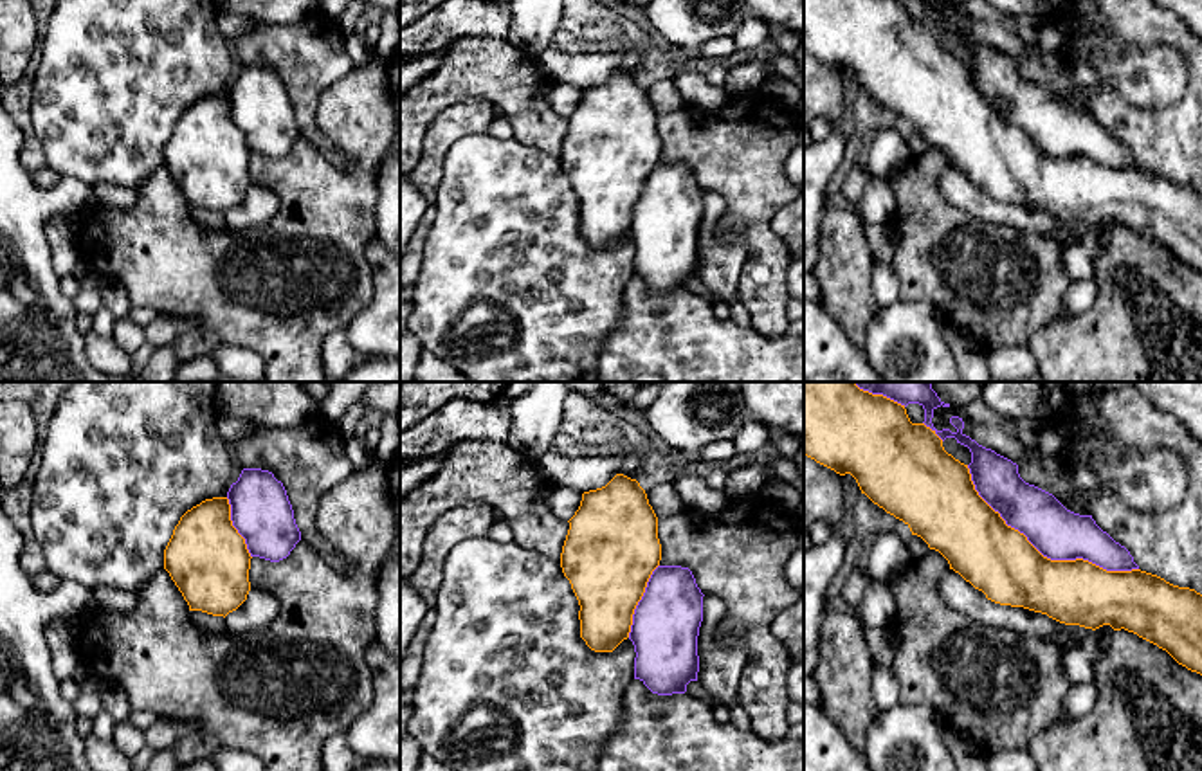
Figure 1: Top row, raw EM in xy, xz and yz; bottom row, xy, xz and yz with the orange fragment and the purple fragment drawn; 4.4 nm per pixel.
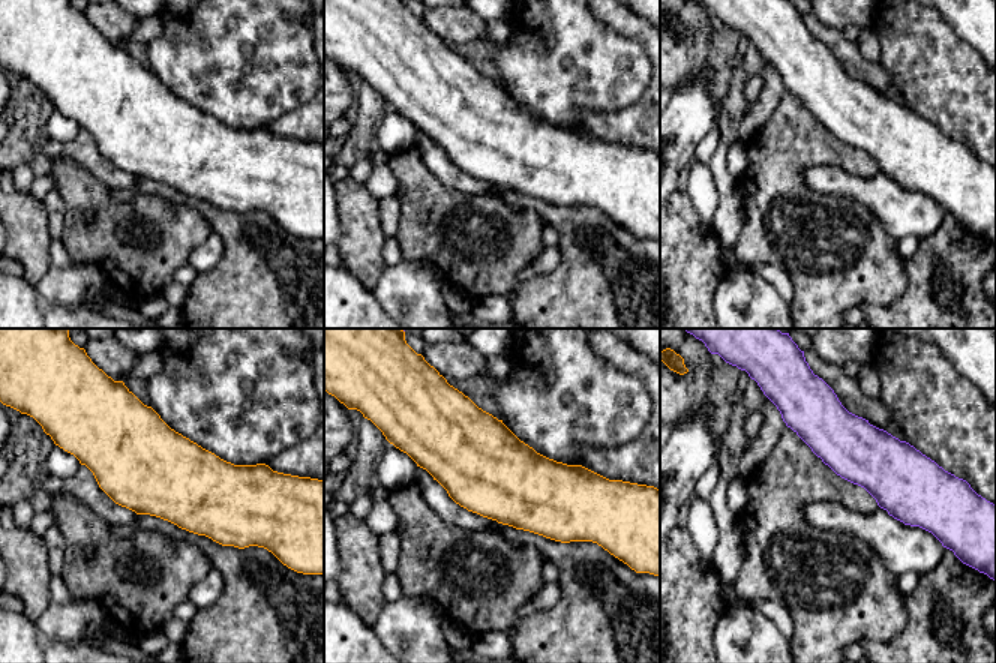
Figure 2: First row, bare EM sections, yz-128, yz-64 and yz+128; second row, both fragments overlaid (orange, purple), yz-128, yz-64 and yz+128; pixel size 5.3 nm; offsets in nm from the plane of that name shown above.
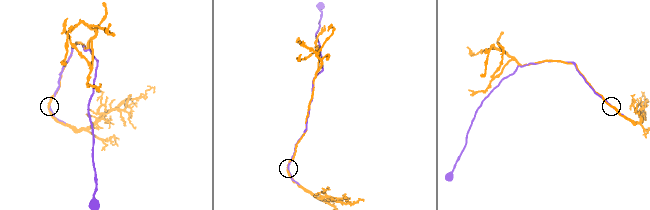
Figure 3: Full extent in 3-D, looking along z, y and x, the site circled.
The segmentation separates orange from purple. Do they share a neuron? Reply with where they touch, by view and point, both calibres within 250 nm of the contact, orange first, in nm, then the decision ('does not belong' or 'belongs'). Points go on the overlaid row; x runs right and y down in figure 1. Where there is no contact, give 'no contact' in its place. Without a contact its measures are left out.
meets orange in yz at (1042, 555); 320 nm thick on the orange side, 240 nm on the other; belongs

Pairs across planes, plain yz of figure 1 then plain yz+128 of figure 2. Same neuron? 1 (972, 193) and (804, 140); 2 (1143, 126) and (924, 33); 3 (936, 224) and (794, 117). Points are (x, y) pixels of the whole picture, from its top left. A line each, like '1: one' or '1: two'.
1: two
2: one
3: one

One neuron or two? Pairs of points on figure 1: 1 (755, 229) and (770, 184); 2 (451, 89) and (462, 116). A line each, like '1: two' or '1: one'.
1: one
2: two

